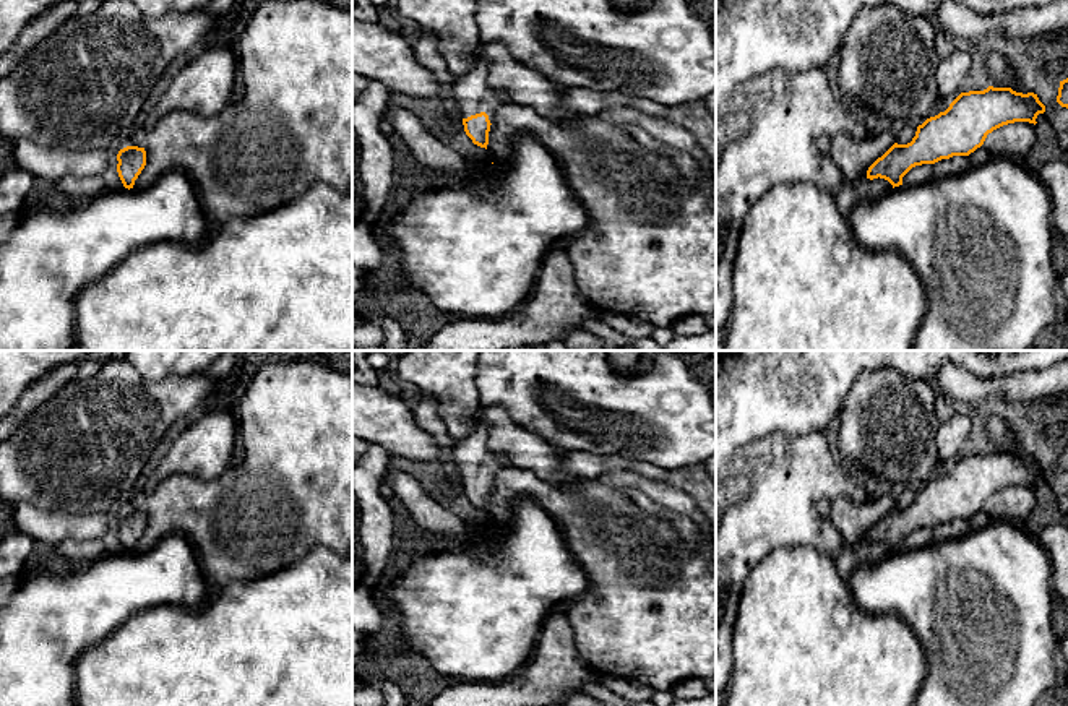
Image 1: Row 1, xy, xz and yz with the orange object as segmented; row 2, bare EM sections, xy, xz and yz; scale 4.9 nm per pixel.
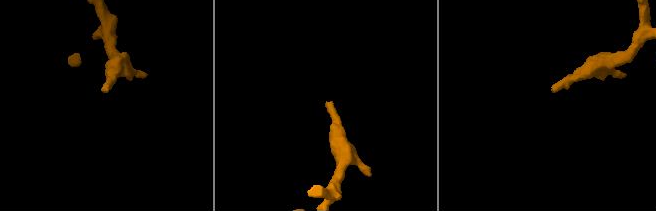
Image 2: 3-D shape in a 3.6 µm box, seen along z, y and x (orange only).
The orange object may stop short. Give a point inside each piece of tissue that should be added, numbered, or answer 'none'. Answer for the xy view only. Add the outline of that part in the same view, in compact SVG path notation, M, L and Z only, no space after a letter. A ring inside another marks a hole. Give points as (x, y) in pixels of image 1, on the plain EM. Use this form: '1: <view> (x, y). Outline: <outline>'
none

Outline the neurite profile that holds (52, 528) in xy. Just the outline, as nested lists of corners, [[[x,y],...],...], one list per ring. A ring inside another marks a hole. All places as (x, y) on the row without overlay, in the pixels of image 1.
[[[28,502],[16,503],[13,510],[16,531],[24,532],[32,542],[44,542],[52,547],[68,539],[101,539],[117,518],[118,513],[110,511],[91,514],[49,511]]]

